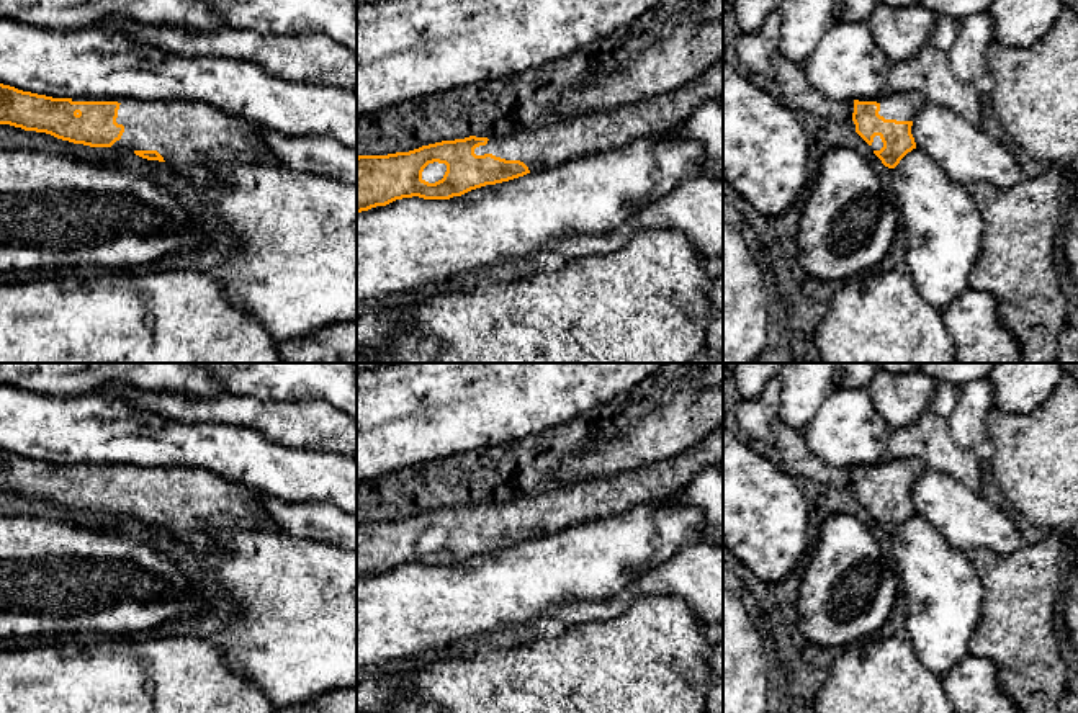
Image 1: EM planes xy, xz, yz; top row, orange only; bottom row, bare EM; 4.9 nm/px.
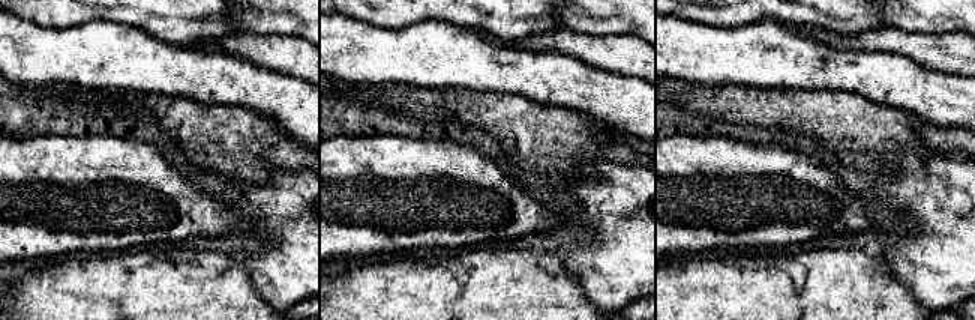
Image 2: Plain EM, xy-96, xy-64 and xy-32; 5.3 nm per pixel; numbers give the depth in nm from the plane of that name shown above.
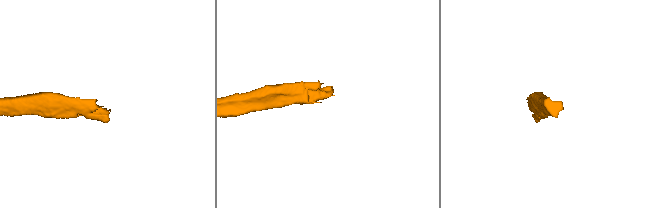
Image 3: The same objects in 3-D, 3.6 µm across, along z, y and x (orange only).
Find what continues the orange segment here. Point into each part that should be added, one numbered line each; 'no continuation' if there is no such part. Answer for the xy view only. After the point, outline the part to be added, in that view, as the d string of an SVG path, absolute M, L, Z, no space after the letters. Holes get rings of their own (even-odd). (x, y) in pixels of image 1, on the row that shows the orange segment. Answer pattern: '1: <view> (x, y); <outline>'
1: xy (184, 133); M77 96L72 101L118 101L116 123L124 126L119 141L111 147L129 150L157 150L165 164L175 170L190 164L214 165L280 165L262 141L262 126L229 116L201 101L186 100L141 100L141 98L98 98Z

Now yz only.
1: yz (903, 107); M890 90L877 98L859 98L859 101L877 101L880 105L878 114L896 121L913 121L926 103L924 96L916 92L895 93Z

